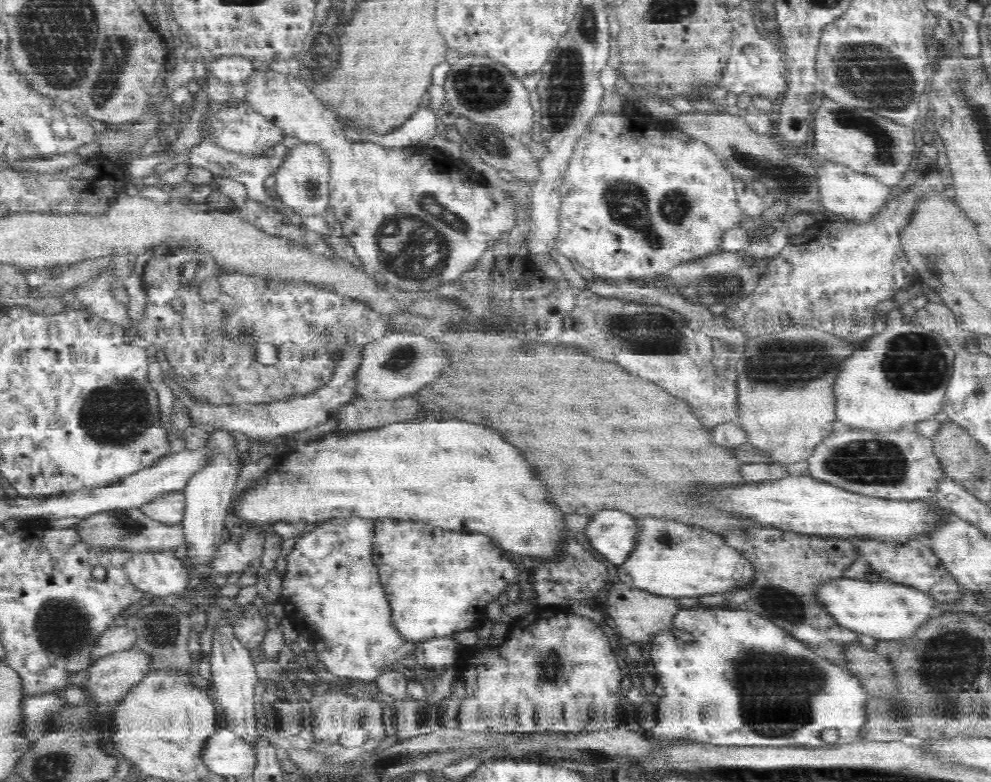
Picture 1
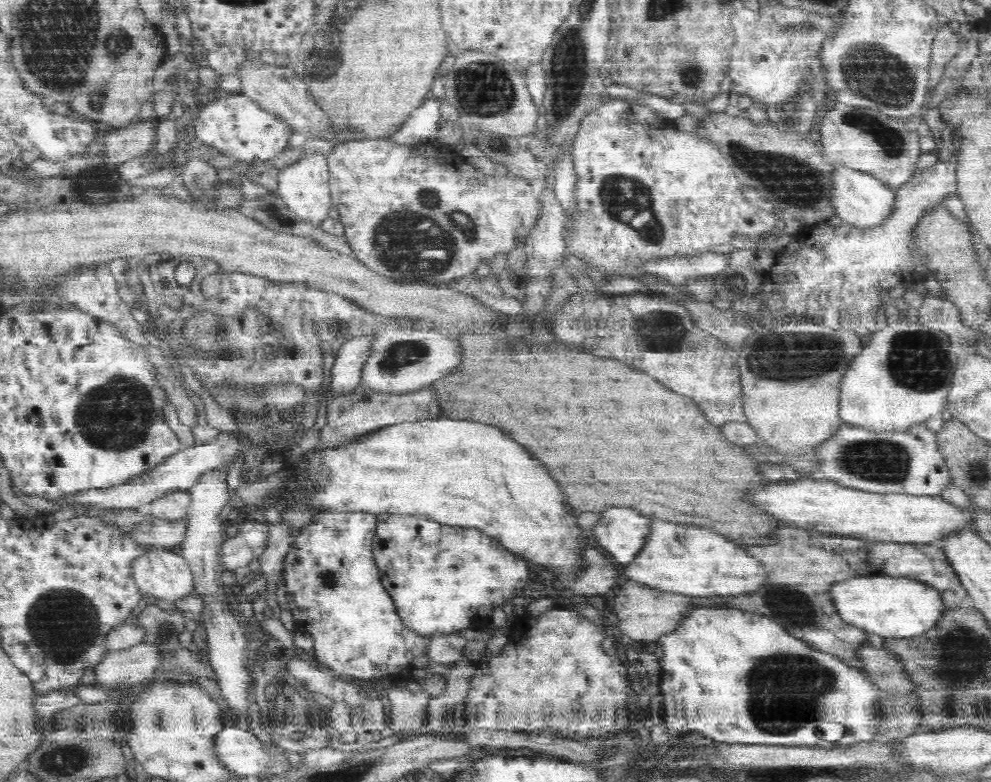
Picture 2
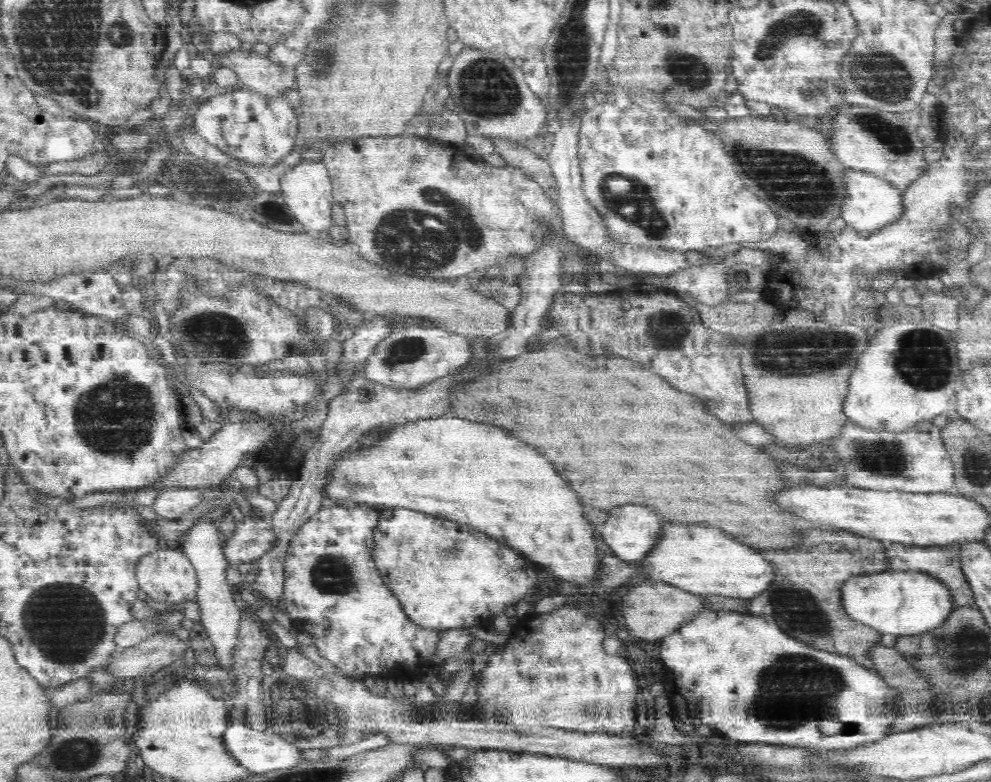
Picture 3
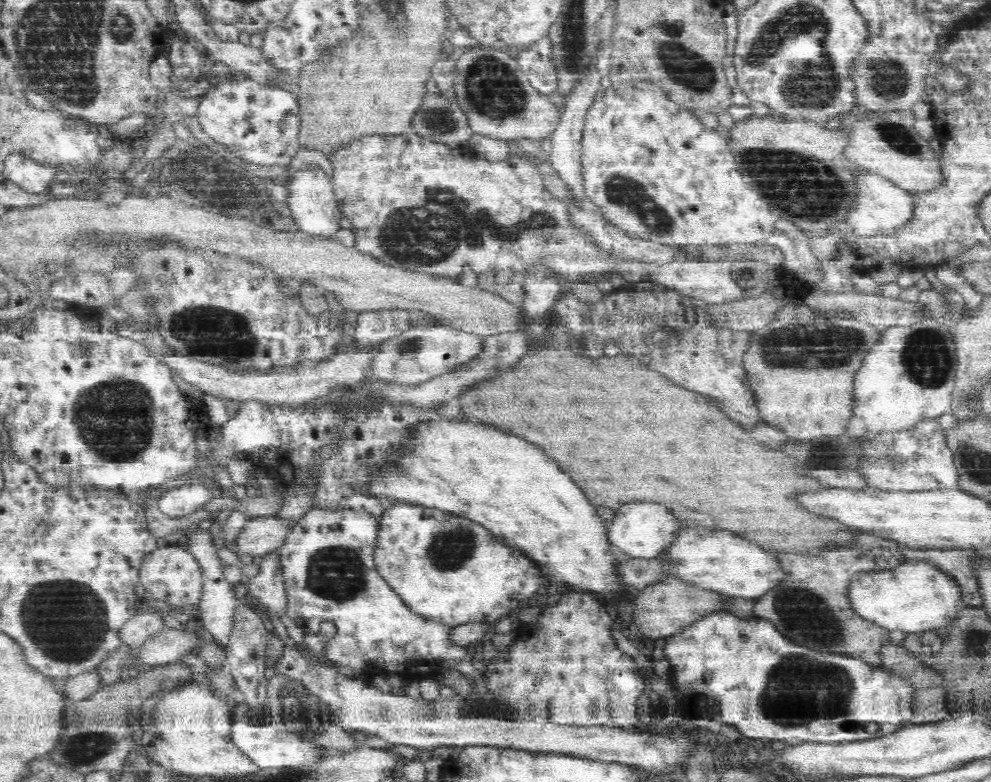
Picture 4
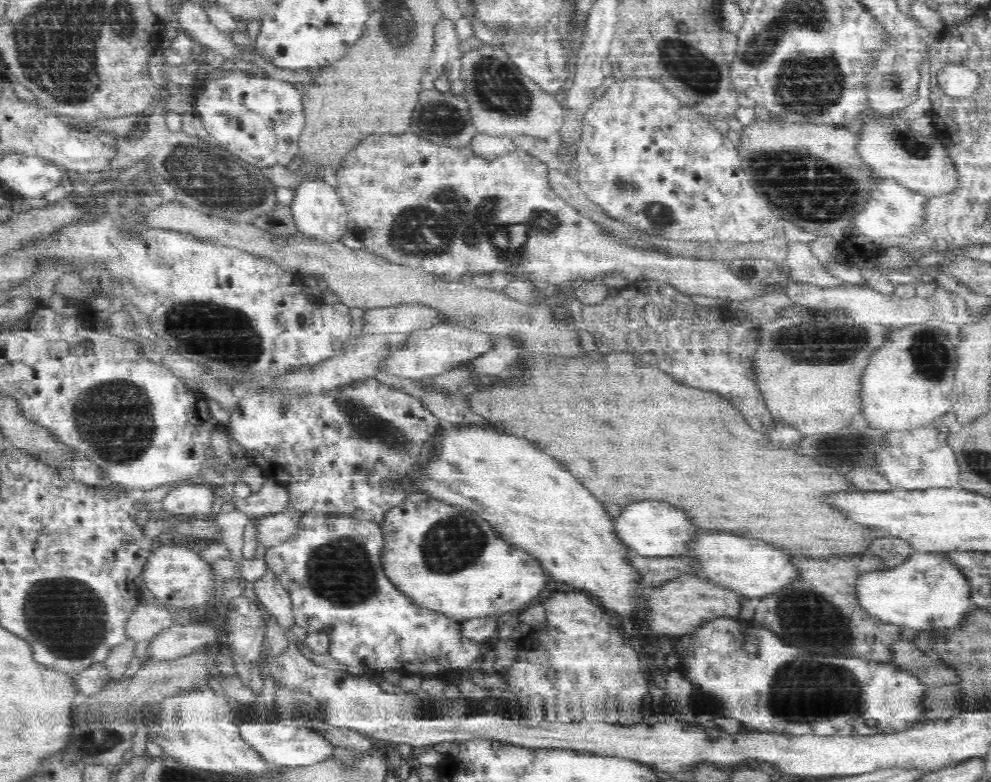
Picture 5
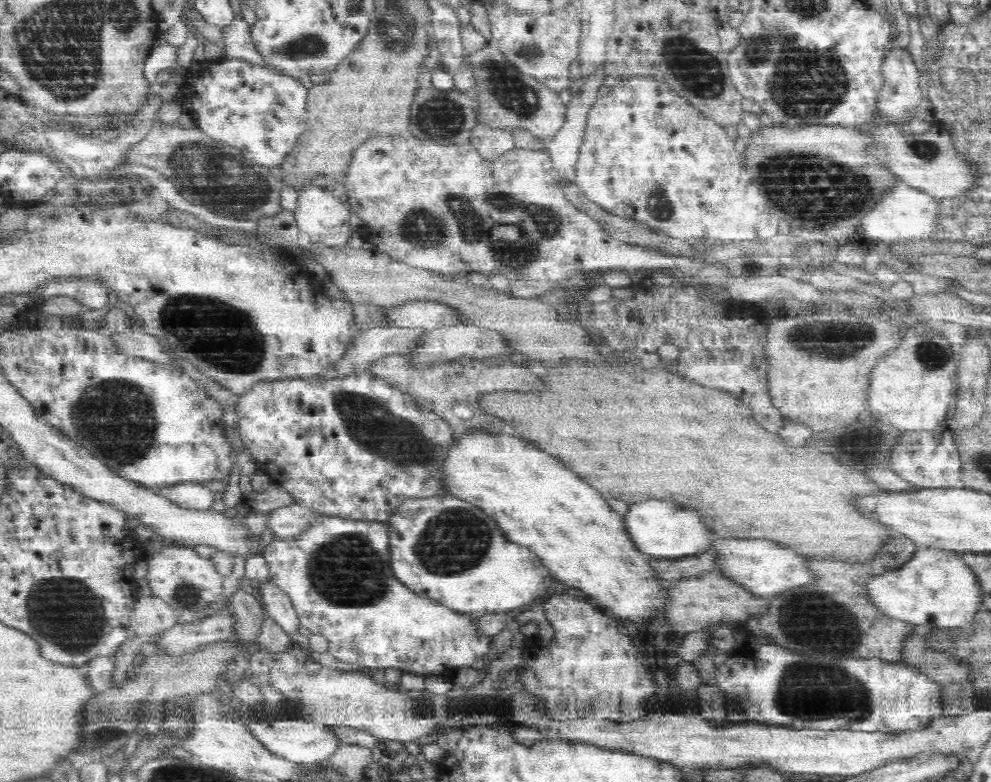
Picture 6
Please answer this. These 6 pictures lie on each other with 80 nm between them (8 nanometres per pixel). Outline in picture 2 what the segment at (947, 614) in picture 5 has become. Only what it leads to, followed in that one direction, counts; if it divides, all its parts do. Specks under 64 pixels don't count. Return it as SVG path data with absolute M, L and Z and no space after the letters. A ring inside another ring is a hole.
M860 575L836 584L832 591L833 601L846 622L885 638L921 635L934 628L949 610L938 588L913 576Z

